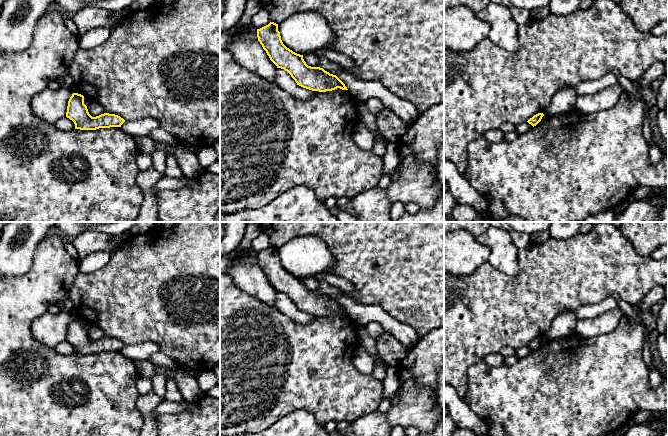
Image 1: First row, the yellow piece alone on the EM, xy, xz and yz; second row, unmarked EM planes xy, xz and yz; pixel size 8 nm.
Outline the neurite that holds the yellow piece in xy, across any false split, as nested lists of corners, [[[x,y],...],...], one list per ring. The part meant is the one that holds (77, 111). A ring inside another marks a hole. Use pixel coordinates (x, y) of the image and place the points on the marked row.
[[[73,93],[68,101],[66,117],[75,124],[75,129],[96,130],[99,128],[121,127],[125,122],[123,118],[115,114],[104,113],[92,117],[84,104],[84,96]]]

